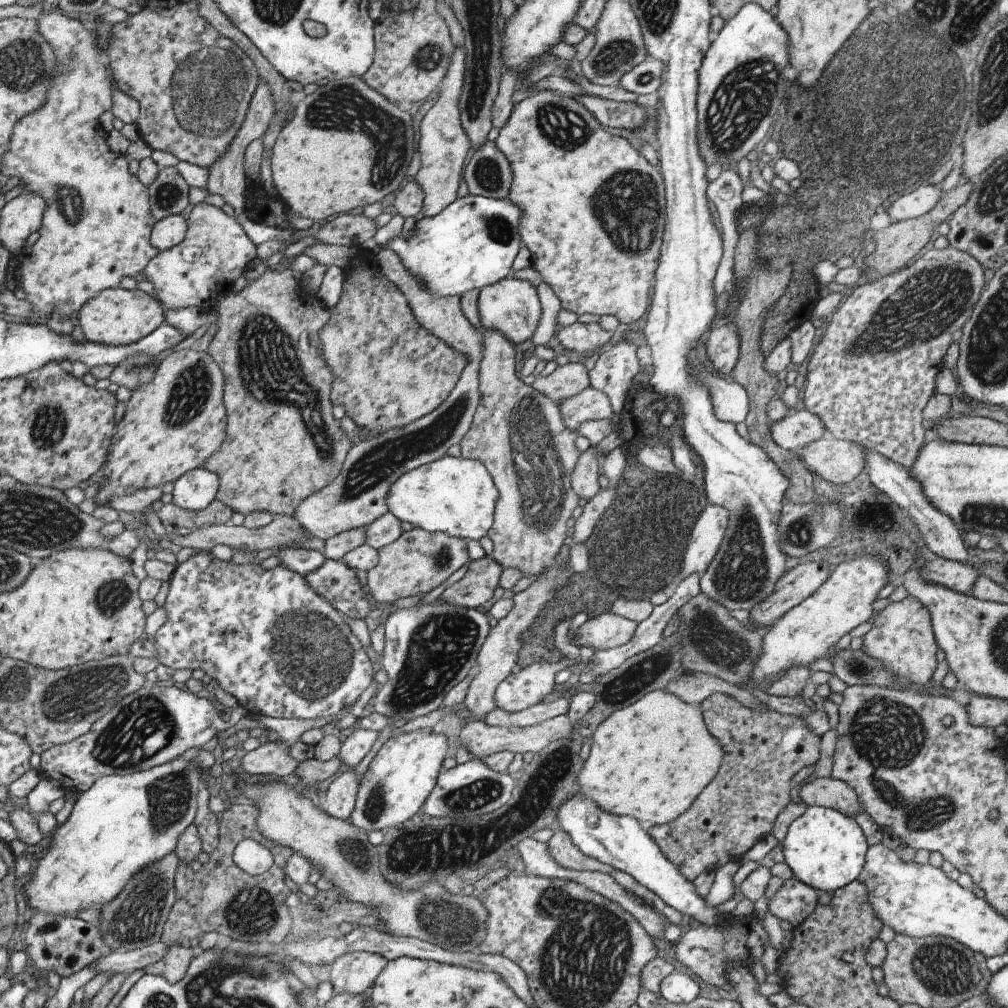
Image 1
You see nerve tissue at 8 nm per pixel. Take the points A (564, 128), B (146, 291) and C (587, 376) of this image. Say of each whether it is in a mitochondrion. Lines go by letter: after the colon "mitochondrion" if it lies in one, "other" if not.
A: mitochondrion
B: other
C: other

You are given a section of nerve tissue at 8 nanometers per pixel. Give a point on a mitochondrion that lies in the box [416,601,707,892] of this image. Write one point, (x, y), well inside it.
(641, 675)

